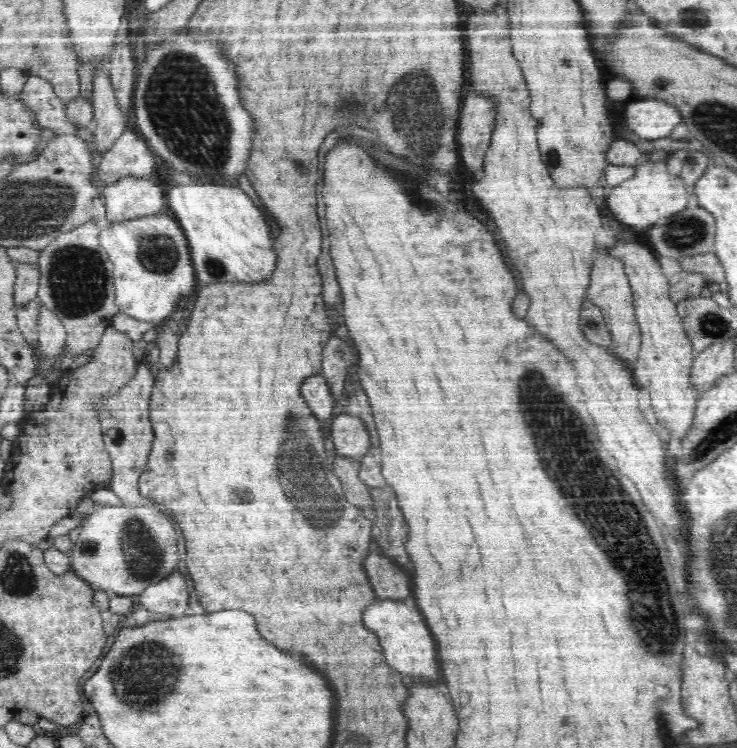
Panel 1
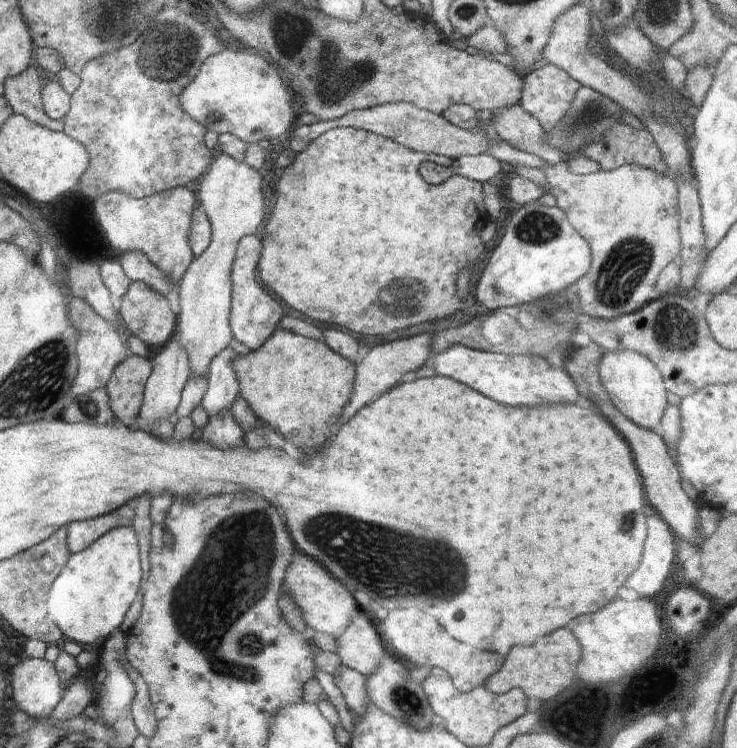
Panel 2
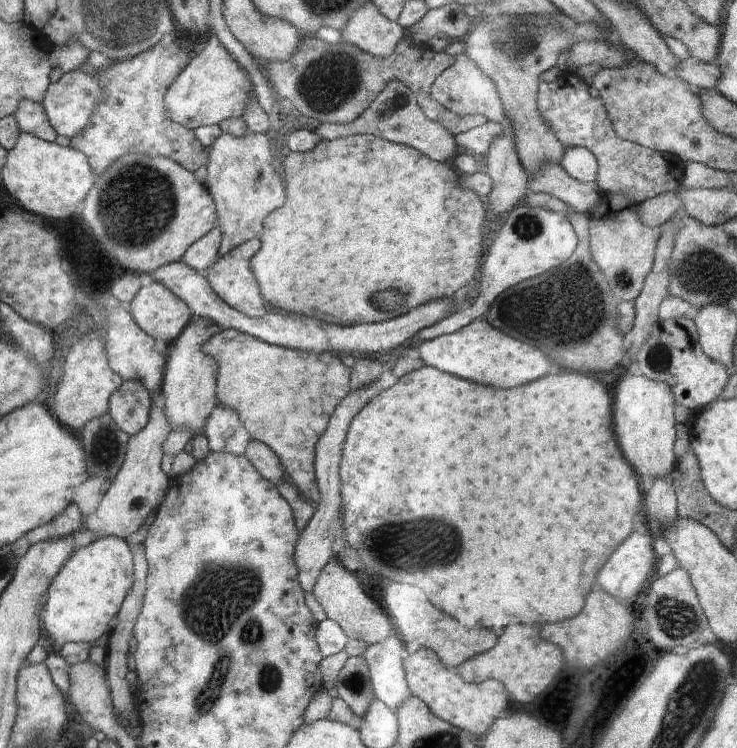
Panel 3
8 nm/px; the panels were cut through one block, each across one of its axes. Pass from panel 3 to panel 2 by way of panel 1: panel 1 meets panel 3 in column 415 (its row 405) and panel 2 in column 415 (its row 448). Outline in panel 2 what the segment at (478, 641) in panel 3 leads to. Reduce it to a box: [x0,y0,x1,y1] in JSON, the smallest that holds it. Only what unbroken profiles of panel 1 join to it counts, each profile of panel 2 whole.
[384,608,504,692]

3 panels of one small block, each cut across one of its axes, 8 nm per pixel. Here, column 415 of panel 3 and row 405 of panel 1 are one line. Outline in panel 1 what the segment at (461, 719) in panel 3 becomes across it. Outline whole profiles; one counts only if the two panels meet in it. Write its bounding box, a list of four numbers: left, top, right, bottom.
[610,240,700,438]

